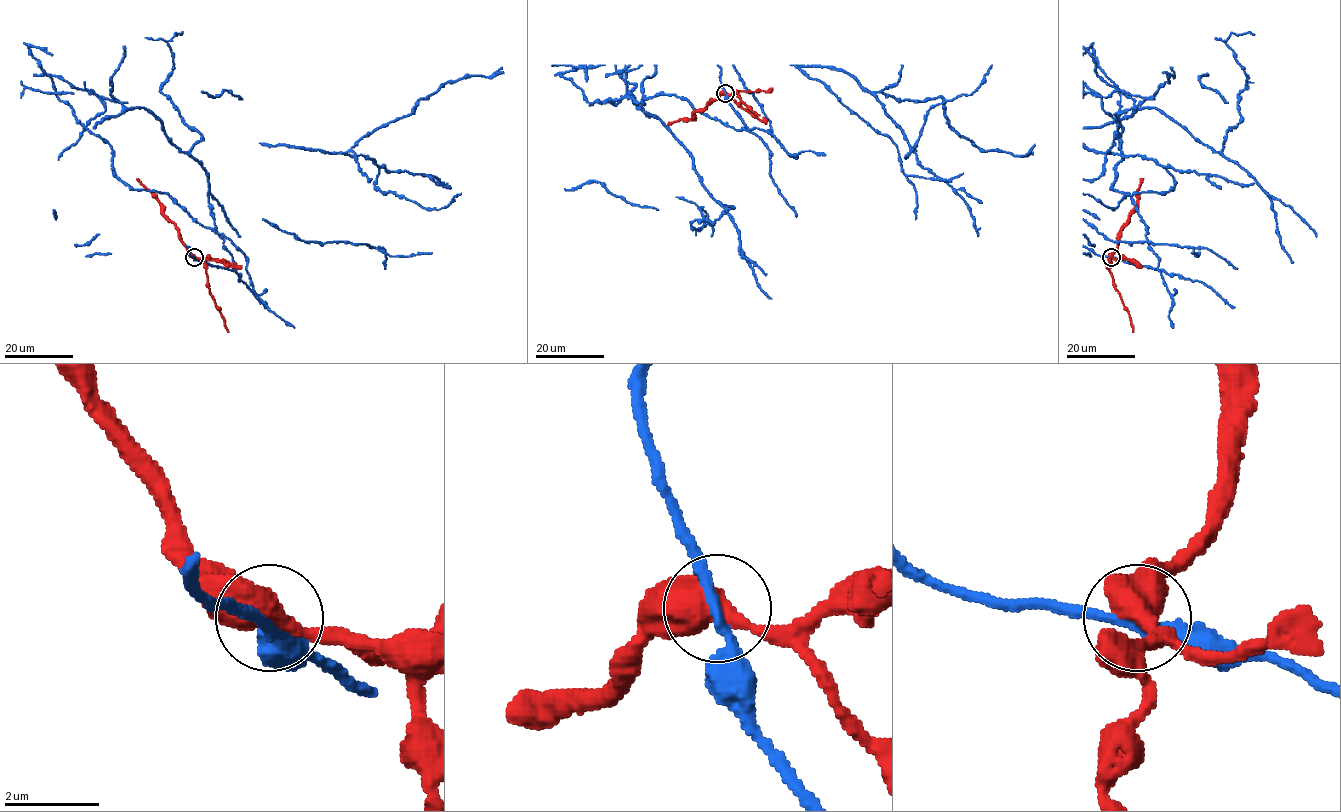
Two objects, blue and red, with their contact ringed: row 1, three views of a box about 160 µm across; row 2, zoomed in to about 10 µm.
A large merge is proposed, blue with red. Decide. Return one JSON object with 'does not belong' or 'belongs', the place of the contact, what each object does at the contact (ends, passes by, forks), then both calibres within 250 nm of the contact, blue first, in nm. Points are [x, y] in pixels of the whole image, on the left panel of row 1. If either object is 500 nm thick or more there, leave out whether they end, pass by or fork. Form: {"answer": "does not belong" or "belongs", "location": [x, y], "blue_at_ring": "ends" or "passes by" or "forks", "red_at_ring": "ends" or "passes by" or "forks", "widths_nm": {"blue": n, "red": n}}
{"answer": "belongs", "location": [194, 257], "widths_nm": {"blue": 220, "red": 550}}

